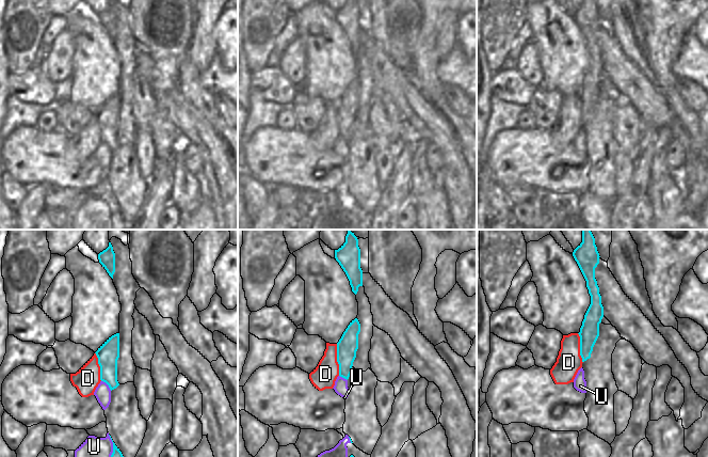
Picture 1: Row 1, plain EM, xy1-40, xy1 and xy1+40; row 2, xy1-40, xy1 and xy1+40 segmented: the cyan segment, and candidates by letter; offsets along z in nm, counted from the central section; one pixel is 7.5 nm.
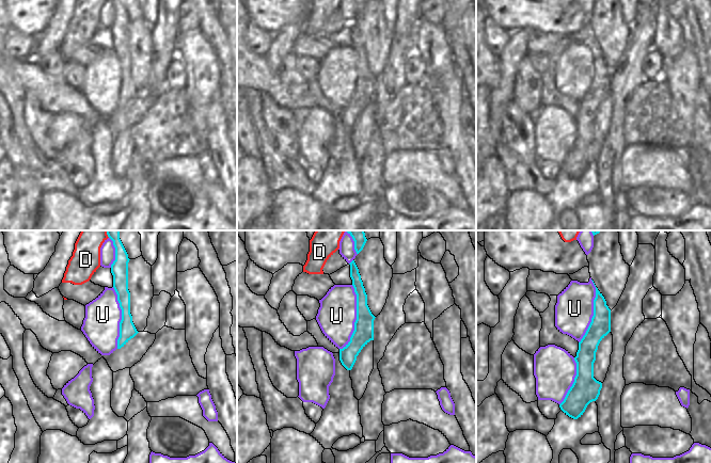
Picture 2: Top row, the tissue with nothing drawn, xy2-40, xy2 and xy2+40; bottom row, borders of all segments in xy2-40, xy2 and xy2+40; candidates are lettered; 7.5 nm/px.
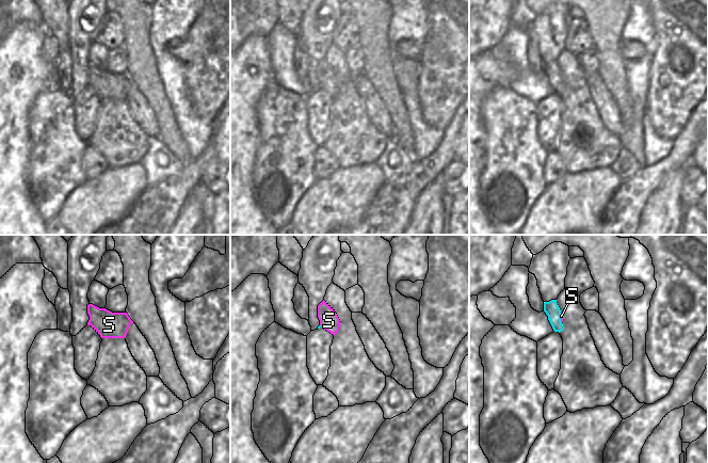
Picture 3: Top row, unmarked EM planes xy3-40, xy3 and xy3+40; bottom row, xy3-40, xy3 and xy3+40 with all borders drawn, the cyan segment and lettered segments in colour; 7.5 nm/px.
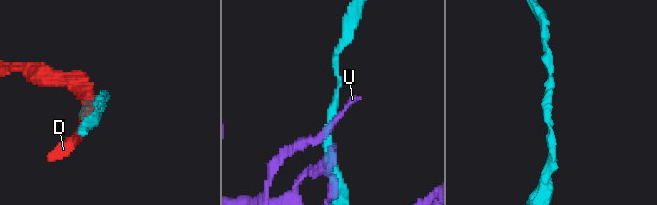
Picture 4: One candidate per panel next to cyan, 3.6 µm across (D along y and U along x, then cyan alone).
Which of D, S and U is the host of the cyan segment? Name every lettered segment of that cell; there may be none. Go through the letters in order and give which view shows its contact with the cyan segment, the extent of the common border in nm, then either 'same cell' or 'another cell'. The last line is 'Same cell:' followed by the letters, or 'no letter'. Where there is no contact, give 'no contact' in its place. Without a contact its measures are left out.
D: xy1 | 240 nm | another cell
S: xy3+40 | 60 nm | same cell
U: xy2 | 500 nm | another cell
Same cell: S

